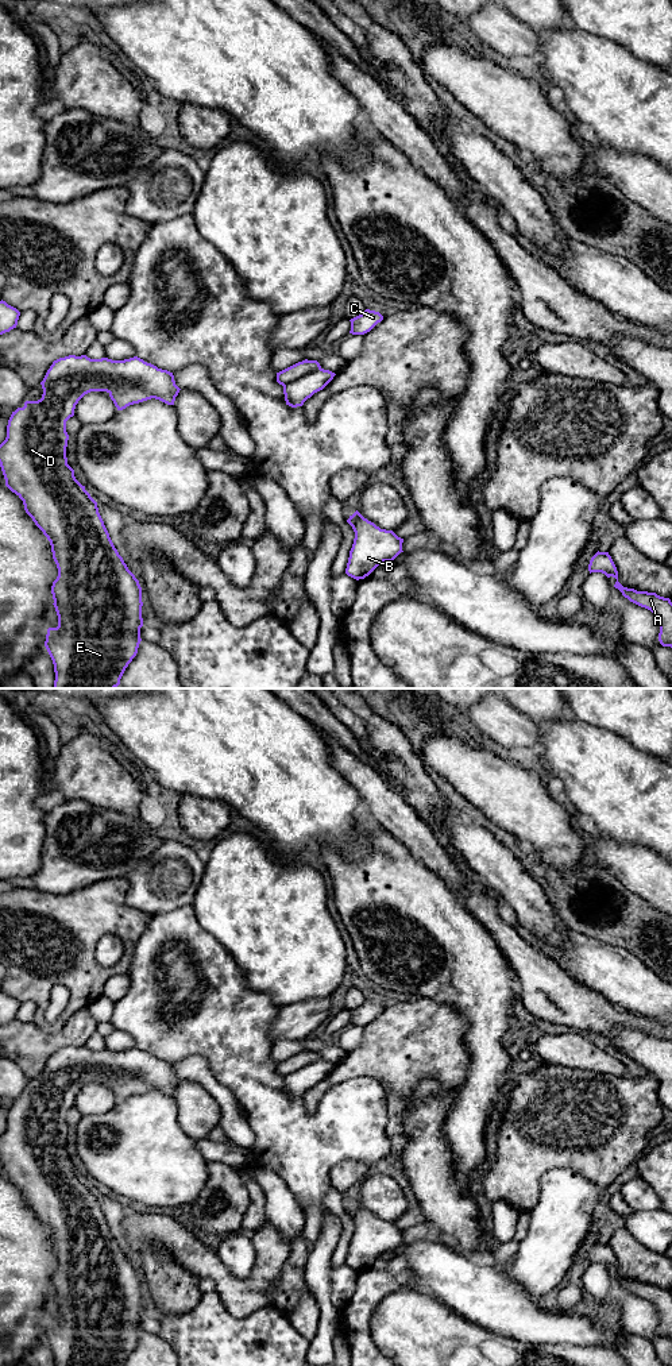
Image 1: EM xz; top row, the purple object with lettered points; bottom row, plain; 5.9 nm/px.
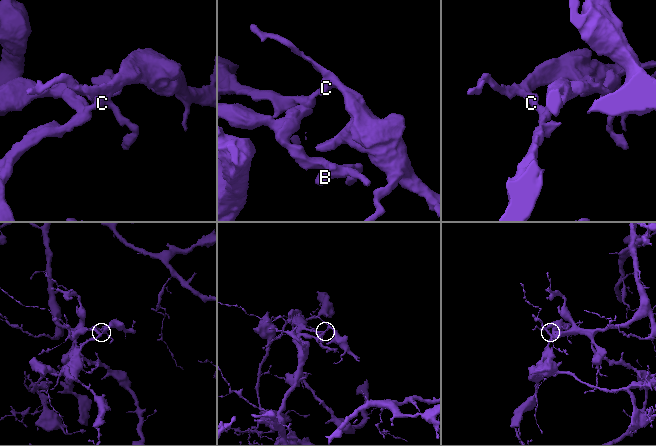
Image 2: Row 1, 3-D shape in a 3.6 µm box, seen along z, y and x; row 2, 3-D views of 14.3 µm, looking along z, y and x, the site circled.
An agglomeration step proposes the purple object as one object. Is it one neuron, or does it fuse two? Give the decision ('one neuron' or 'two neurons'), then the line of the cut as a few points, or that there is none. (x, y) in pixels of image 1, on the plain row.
two neurons; cut in xz along (320, 1058), (302, 1065), (284, 1077)

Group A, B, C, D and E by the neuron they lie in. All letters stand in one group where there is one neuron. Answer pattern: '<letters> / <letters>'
A C / B D E

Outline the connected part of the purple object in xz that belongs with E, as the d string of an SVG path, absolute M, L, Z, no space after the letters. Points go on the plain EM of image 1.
M86 1046L59 1049L53 1053L40 1076L42 1089L26 1092L24 1097L12 1103L8 1111L7 1128L0 1135L0 1158L5 1177L23 1192L26 1204L50 1232L58 1259L58 1267L51 1277L58 1317L47 1320L45 1338L53 1351L55 1366L123 1366L142 1332L142 1278L115 1239L97 1193L76 1170L74 1161L67 1155L66 1112L74 1107L78 1092L90 1083L107 1083L117 1101L123 1101L151 1089L174 1096L181 1080L175 1076L173 1064L138 1047L124 1051L90 1050Z

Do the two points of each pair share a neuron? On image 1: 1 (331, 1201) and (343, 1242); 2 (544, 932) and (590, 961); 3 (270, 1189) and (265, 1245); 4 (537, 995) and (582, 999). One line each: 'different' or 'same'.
1: same
2: different
3: different
4: same

